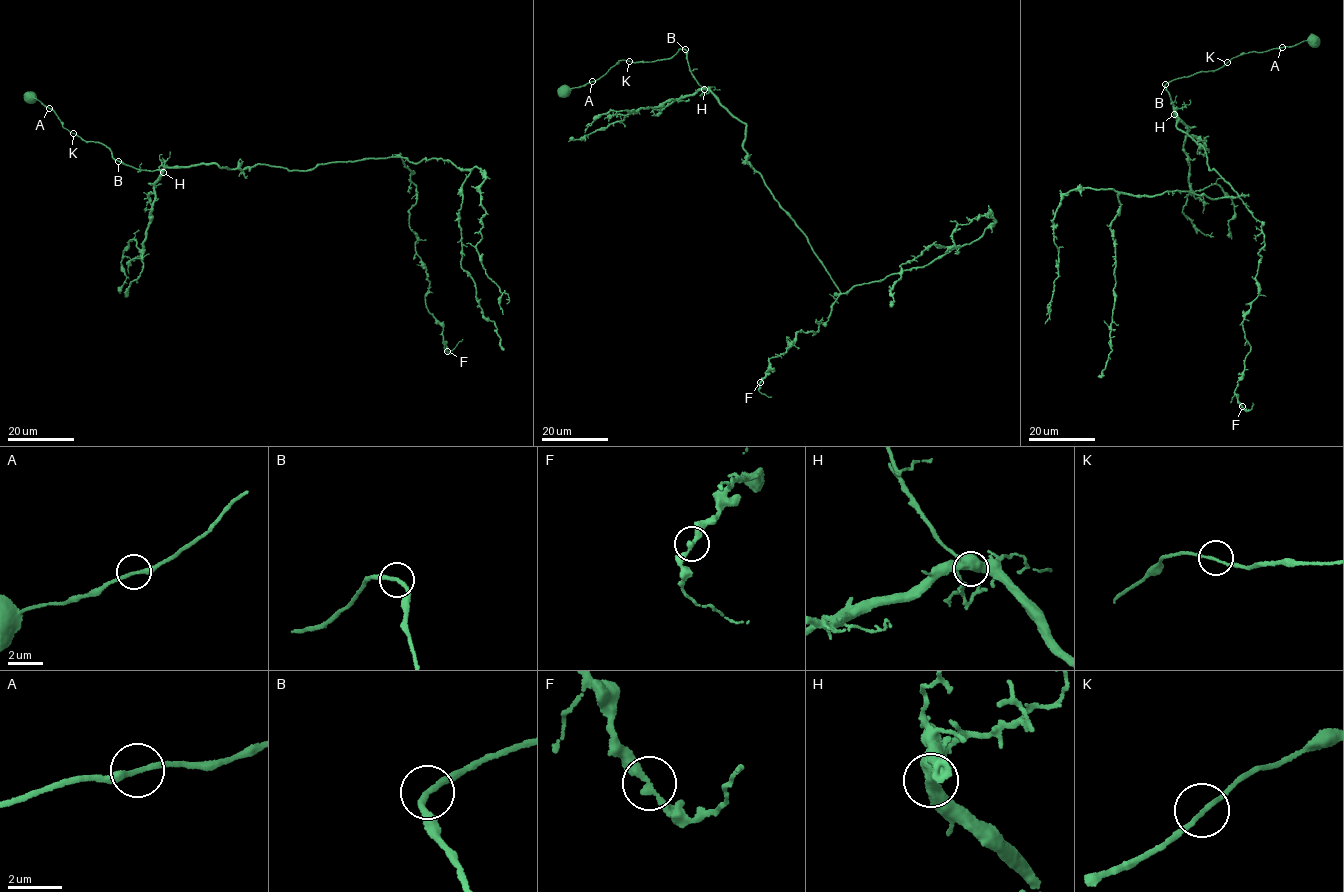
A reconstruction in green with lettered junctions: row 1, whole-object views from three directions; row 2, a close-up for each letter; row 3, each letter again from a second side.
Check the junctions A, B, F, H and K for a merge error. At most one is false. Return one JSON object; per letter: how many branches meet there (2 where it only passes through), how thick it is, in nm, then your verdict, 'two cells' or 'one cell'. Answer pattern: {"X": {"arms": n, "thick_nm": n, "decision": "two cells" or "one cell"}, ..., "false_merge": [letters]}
{"A": {"arms": 2, "thick_nm": 200, "decision": "one cell"}, "B": {"arms": 2, "thick_nm": 220, "decision": "one cell"}, "F": {"arms": 2, "thick_nm": 280, "decision": "one cell"}, "H": {"arms": 2, "thick_nm": 500, "decision": "one cell"}, "K": {"arms": 2, "thick_nm": 140, "decision": "one cell"}, "false_merge": []}

